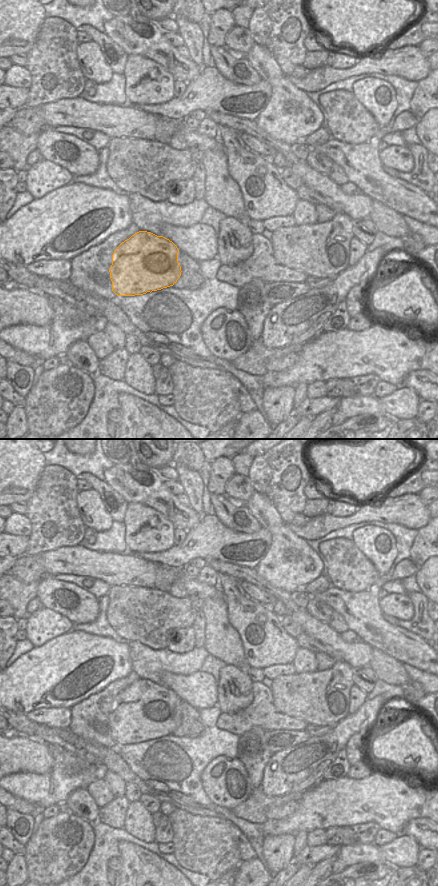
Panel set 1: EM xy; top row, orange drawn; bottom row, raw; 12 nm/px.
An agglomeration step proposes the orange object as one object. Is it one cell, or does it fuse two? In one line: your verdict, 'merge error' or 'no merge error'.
merge error

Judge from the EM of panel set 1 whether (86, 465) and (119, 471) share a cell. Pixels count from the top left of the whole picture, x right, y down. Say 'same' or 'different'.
different

